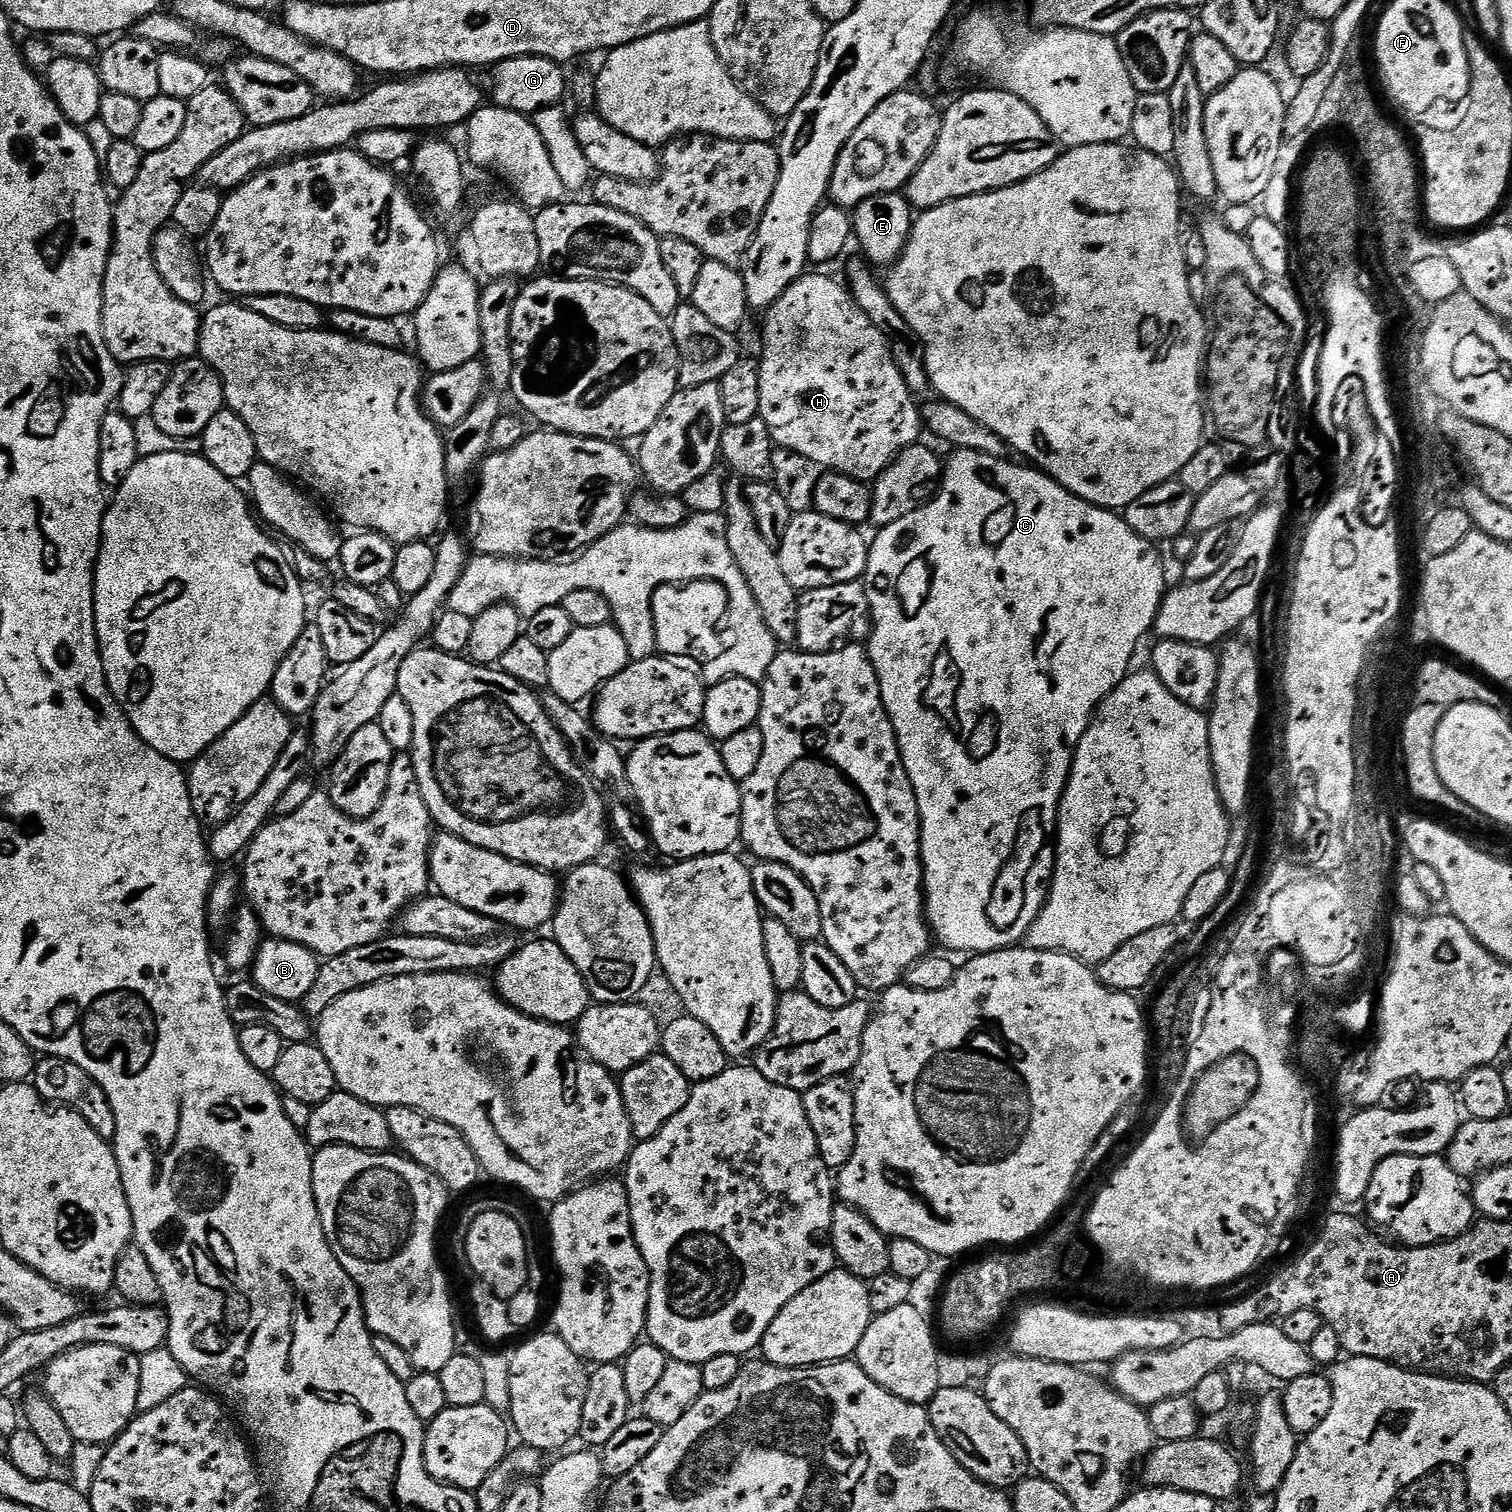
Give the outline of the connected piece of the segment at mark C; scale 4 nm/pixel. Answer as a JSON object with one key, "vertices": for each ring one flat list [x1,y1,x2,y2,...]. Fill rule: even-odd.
{"vertices":[[956,450,951,454,953,456,949,460,943,461,938,491,932,499,928,503,920,505,919,508,915,508,910,514,898,518,898,522,888,524,875,533,876,541,873,539,868,549,868,568,864,572,862,583,872,607,872,635,866,644,868,656,876,671,884,709,894,726,896,737,900,743,900,753,902,762,906,766,906,774,910,778,910,782,914,786,914,794,918,798,920,859,924,861,924,911,928,918,928,926,932,930,933,937,939,943,941,940,949,948,949,950,947,949,949,953,979,954,1019,945,1027,937,1030,926,1038,918,1042,906,1048,900,1048,891,1052,888,1052,874,1056,870,1056,850,1053,844,1060,822,1060,799,1070,778,1072,760,1076,757,1076,748,1079,747,1086,730,1092,724,1092,718,1096,715,1096,709,1099,708,1101,702,1128,677,1128,673,1133,667,1132,655,1135,654,1140,639,1147,632,1153,631,1156,616,1160,613,1160,603,1164,600,1166,583,1164,584,1164,564,1160,561,1159,550,1156,549,1159,547,1153,541,1142,538,1134,530,1130,530,1123,515,1117,514,1113,509,1100,508,1096,504,1078,498,1073,492,1063,488,1054,477,1027,463,1015,464,1012,458,999,460,990,454,982,454,978,450]]}

